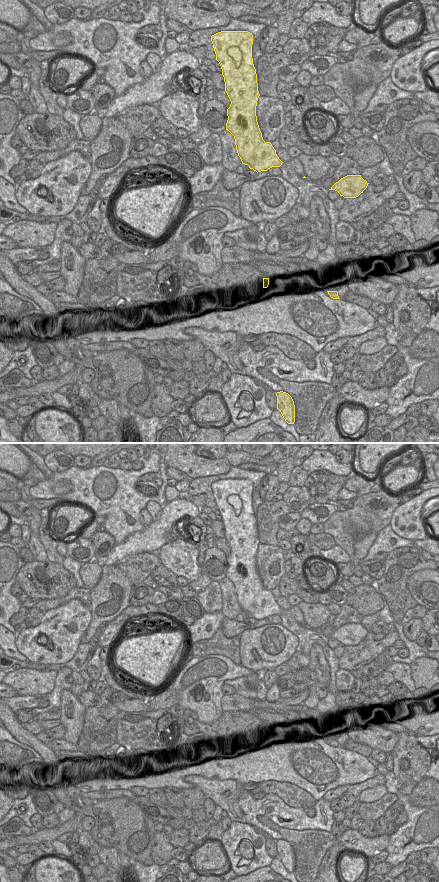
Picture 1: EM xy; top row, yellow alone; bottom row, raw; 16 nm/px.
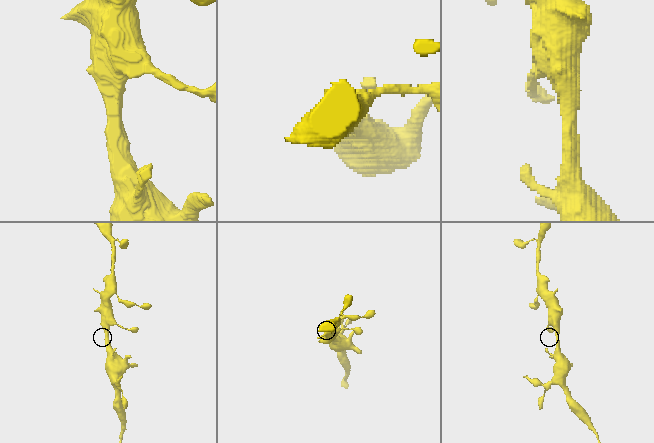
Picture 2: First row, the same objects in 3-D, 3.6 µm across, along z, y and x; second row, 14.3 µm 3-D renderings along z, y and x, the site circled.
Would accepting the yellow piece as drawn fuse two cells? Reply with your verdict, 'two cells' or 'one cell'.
one cell

